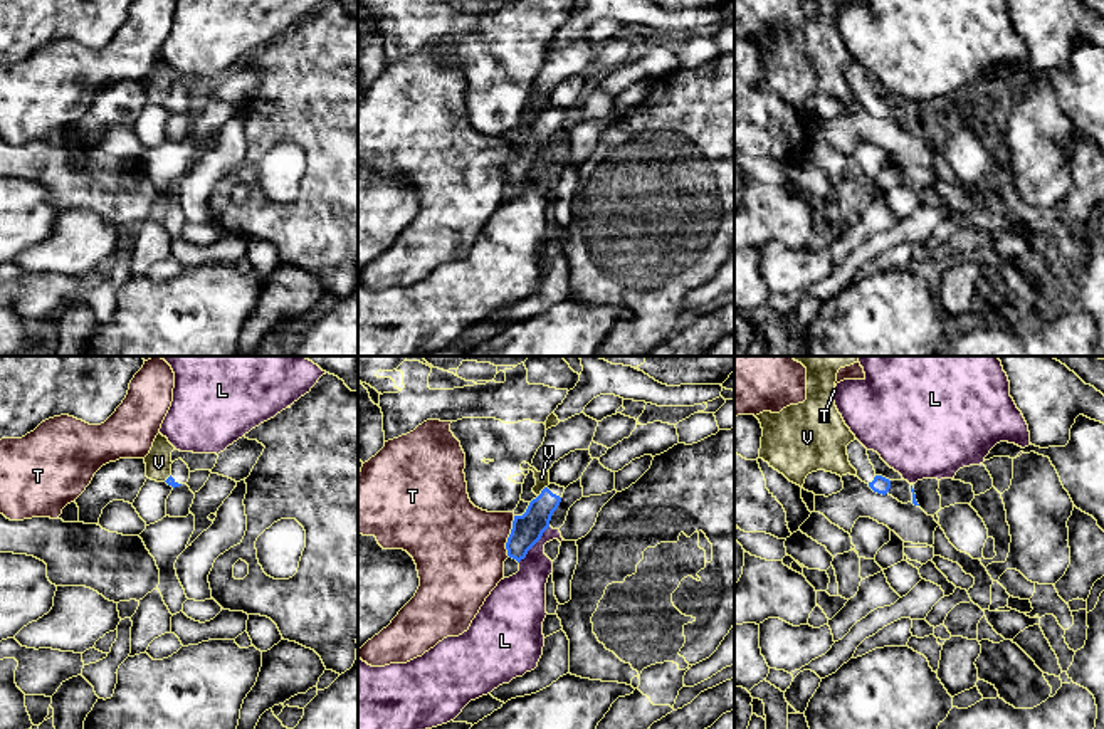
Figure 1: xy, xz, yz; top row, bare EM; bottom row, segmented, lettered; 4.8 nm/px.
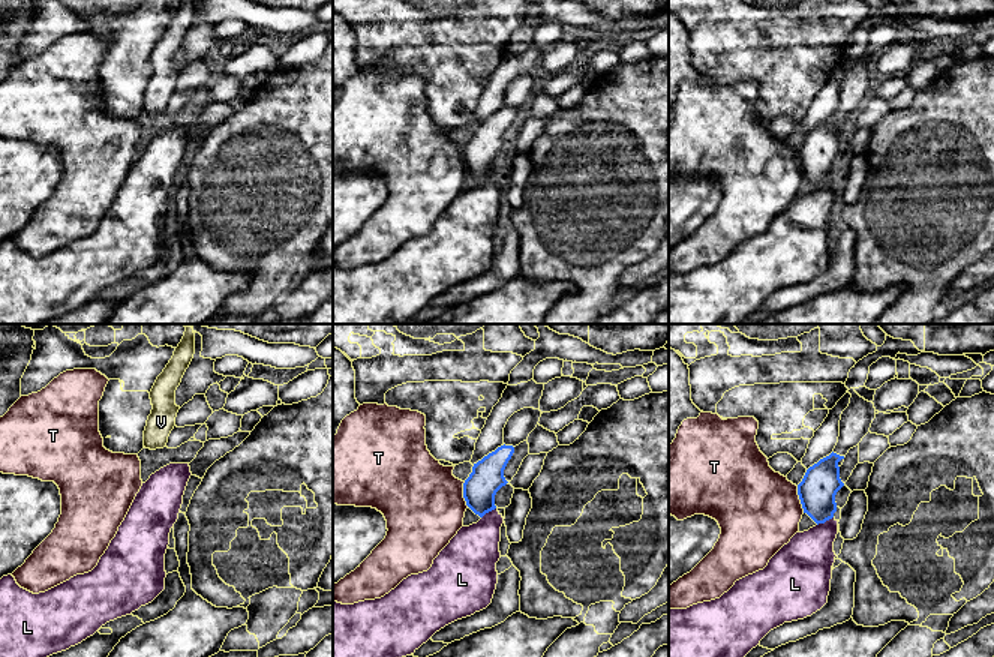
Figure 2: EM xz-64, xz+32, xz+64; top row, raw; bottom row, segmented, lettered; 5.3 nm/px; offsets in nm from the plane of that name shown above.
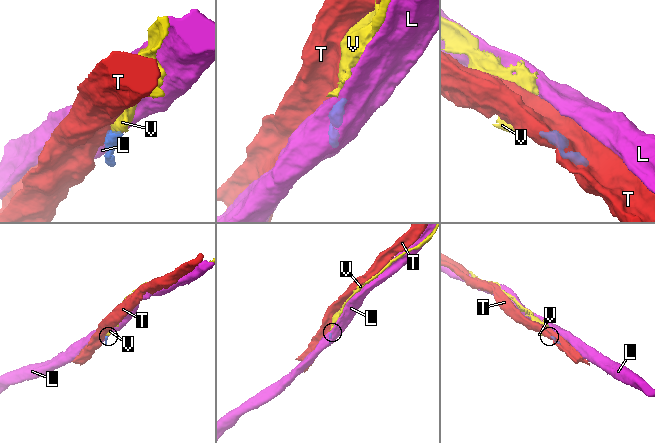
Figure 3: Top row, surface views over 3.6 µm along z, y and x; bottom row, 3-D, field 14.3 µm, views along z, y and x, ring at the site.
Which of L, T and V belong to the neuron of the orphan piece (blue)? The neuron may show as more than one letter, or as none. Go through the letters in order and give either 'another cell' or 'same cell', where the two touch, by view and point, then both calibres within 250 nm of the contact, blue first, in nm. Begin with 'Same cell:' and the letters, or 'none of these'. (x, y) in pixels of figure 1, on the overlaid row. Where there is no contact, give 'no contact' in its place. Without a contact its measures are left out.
Same cell: none of these
L: another cell; contact xz (535, 543); calibres 150 and 200 nm
T: another cell; contact xz (509, 536); calibres 150 and 440 nm
V: another cell; contact xz (541, 491); calibres 150 and 60 nm

